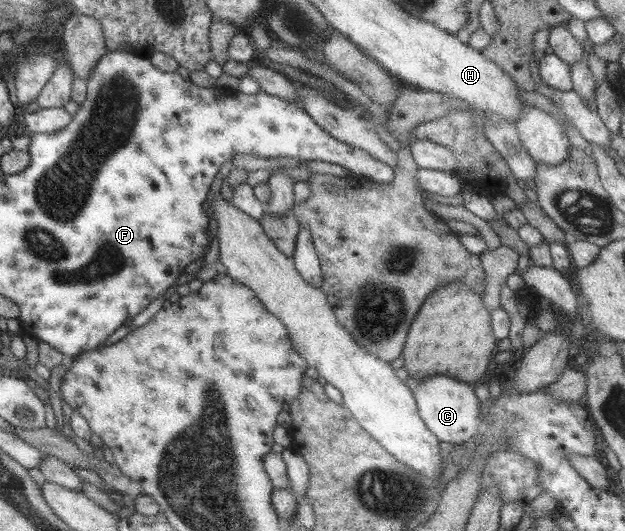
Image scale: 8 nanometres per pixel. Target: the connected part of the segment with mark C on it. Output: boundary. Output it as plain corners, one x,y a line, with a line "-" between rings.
432,374
428,378
422,378
422,380
414,380
414,378
407,378
408,389
412,392
416,402
416,408
422,422
426,425
426,428
440,442
447,442
450,444
461,444
468,440
470,436
475,436
478,431
478,422
480,422
480,410
481,404
475,396
474,385
462,382
458,378
450,378
450,376
444,376
444,374

